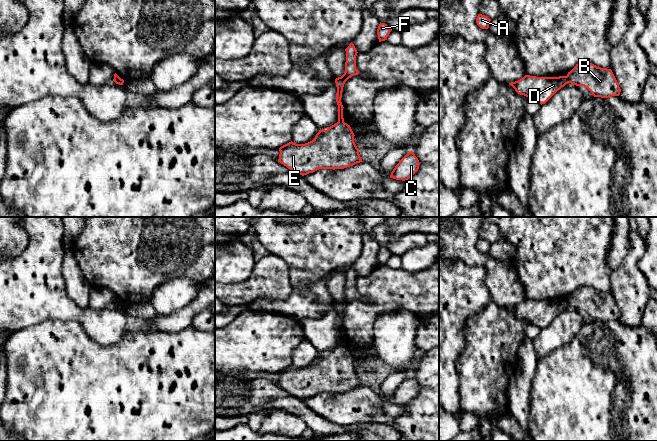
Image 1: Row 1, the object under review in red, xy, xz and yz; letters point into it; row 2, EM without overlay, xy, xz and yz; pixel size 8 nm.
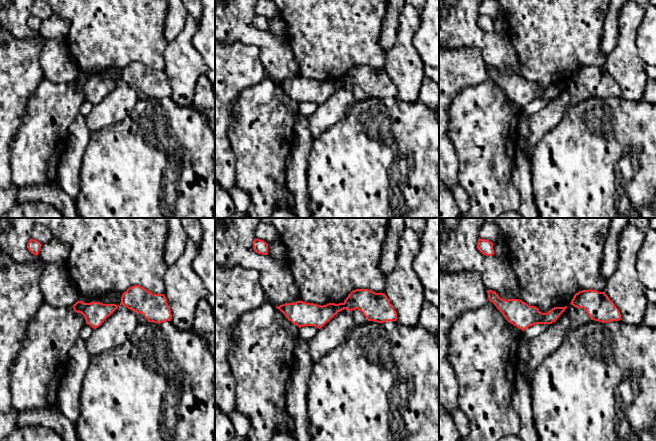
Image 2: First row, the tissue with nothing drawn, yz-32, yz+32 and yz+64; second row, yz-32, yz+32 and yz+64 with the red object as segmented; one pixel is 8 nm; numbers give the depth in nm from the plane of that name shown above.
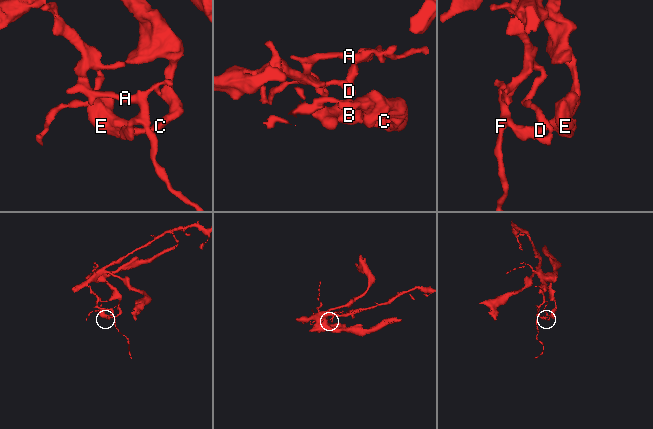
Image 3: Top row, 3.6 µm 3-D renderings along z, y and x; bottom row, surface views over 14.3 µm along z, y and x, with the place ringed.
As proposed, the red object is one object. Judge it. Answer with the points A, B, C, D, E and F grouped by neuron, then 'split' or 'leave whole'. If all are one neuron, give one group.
A D F / B C E | split

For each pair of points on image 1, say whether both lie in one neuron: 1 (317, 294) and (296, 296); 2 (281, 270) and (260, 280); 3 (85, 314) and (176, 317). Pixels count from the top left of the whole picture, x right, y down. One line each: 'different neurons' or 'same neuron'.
1: same neuron
2: same neuron
3: different neurons

